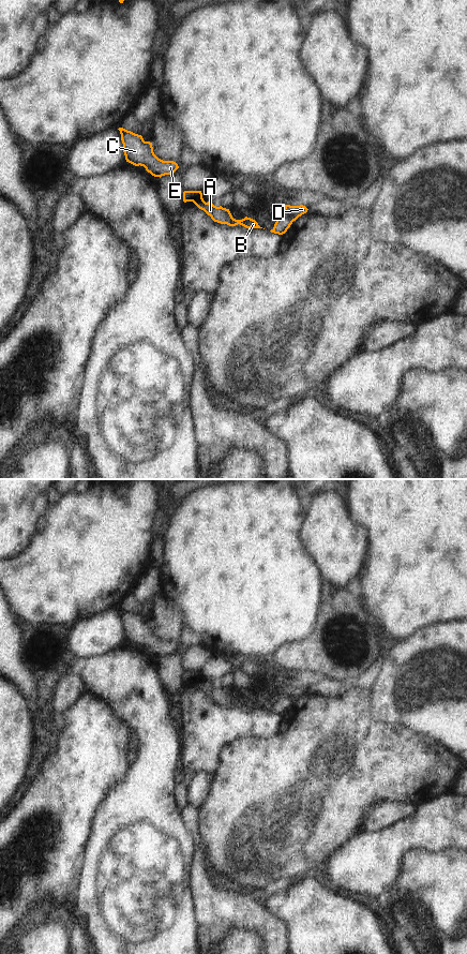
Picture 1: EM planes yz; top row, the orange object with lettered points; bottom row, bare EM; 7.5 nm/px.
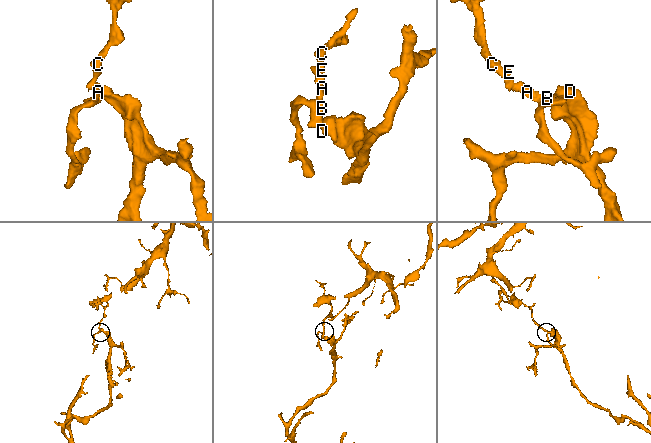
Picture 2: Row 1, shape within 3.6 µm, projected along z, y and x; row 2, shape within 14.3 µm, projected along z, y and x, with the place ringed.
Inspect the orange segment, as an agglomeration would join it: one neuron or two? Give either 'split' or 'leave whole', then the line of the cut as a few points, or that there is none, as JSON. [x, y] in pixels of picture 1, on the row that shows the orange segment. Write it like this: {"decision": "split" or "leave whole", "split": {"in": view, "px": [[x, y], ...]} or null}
{"decision": "split", "split": {"in": "yz", "px": [[292, 220], [284, 218], [276, 222]]}}

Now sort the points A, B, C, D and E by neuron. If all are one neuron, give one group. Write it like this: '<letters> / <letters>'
A B C E / D

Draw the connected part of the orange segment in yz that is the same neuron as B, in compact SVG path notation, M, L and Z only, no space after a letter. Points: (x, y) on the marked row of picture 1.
M184 191L183 202L193 202L199 209L210 215L214 222L227 224L229 226L240 224L246 228L262 228L251 218L245 217L242 220L236 220L232 218L229 209L223 208L222 206L216 207L212 204L212 202L206 203L202 198L201 191Z

